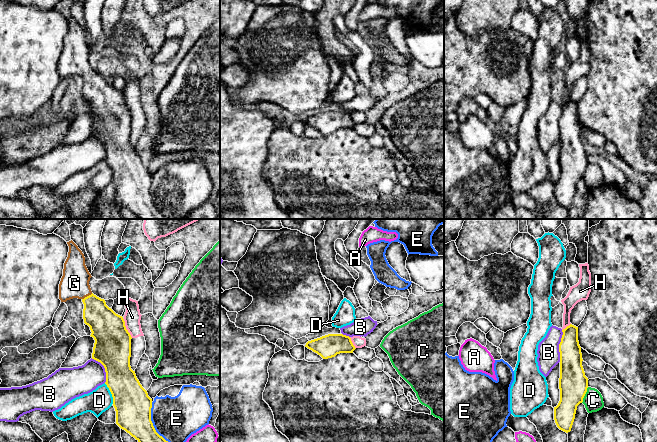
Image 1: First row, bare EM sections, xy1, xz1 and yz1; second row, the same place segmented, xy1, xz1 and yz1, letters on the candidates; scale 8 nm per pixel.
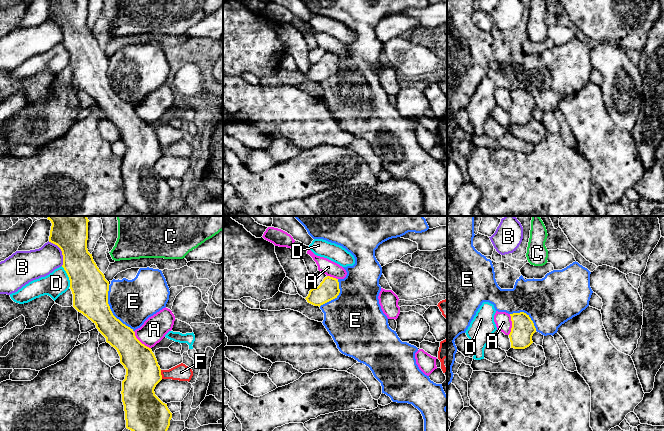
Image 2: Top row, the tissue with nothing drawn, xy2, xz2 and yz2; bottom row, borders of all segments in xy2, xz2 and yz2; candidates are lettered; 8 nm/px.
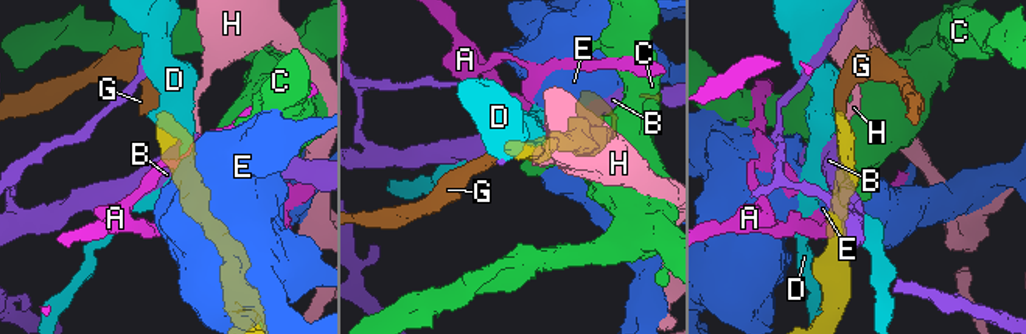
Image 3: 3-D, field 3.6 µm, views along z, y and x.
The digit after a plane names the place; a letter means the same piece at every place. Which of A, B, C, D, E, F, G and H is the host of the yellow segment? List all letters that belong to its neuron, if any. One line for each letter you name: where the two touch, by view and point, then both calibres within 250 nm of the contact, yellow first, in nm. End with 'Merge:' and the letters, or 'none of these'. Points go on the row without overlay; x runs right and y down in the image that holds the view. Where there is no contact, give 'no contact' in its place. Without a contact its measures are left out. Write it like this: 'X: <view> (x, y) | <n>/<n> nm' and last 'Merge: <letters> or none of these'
G: xy1 (87, 72) | 240/220 nm
Merge: G

